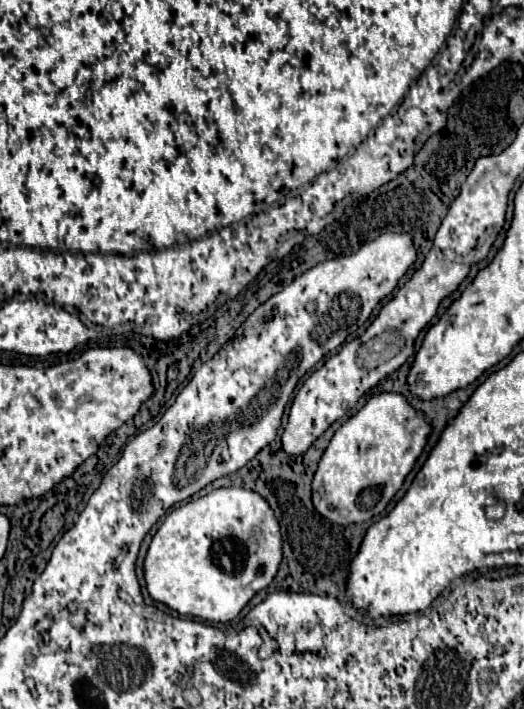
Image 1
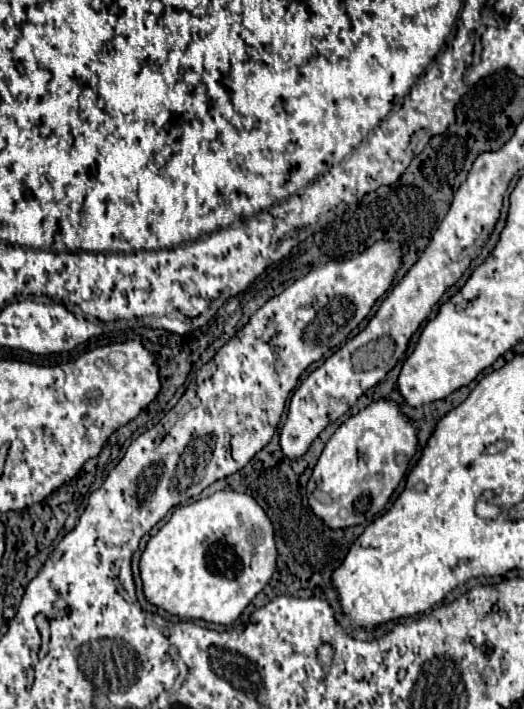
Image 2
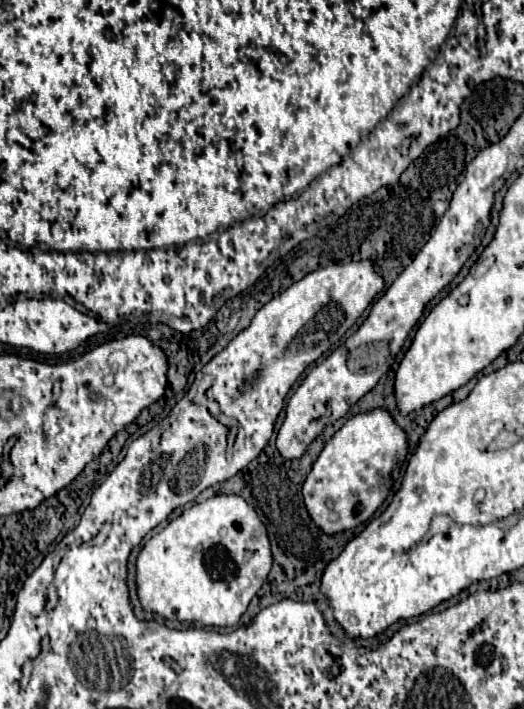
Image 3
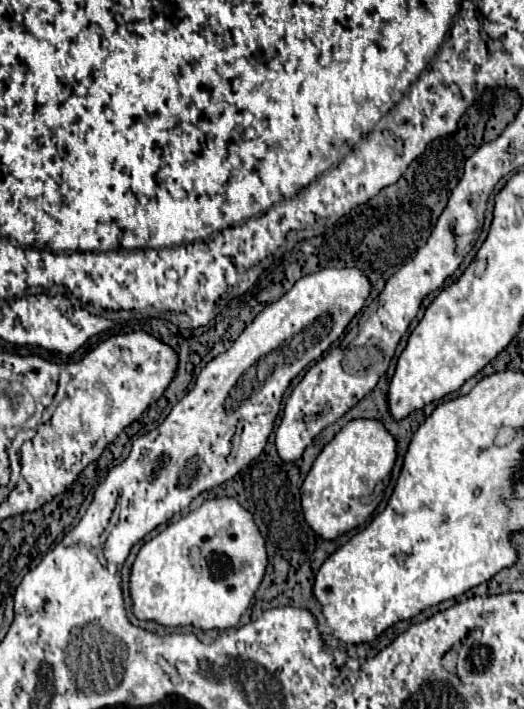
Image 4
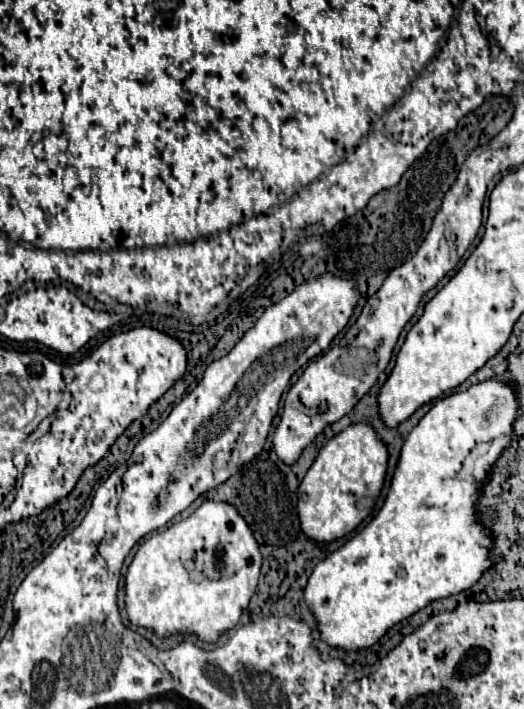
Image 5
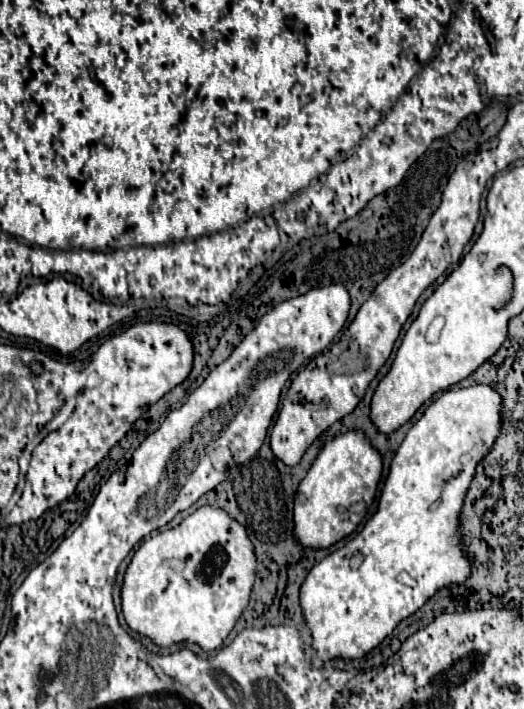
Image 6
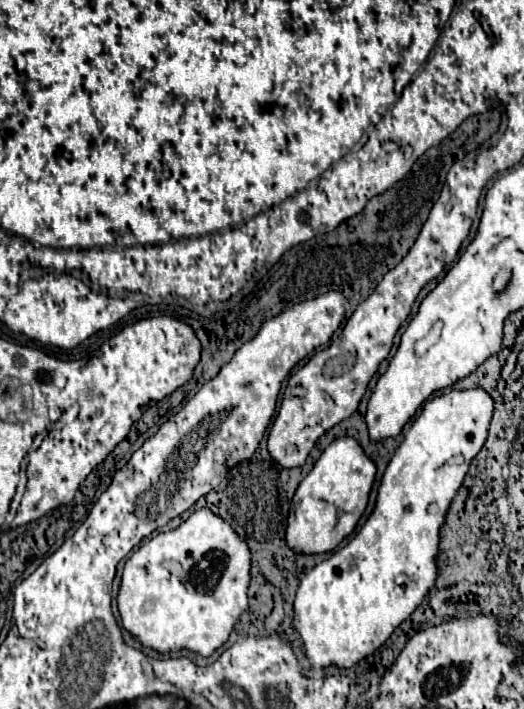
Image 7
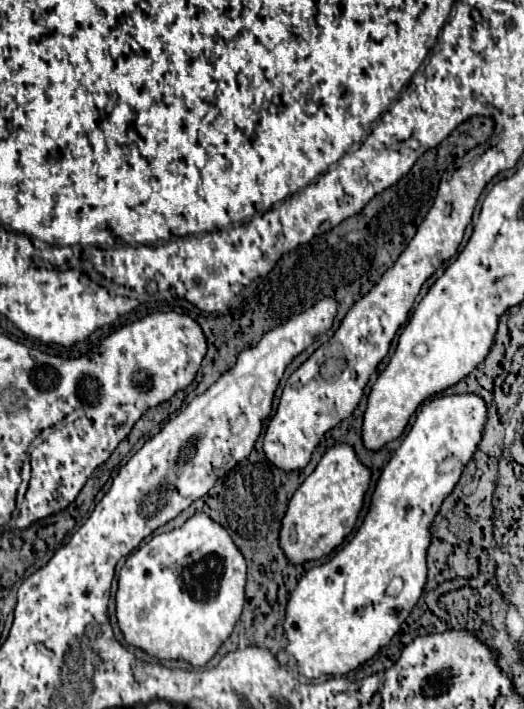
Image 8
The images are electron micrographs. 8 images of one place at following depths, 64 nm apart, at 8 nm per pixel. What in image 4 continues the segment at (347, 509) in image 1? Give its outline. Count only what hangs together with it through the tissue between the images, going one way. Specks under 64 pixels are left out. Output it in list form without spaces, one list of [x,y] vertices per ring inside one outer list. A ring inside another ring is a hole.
[[[378,420],[348,422],[318,454],[302,488],[306,524],[324,540],[334,540],[364,524],[384,496],[396,460],[396,440]]]

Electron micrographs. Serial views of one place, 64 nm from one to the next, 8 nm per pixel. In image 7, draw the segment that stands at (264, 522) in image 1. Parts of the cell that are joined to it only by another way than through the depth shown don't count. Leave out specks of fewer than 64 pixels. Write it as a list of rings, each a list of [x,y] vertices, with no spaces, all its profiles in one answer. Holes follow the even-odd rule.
[[[202,508],[184,520],[178,528],[152,536],[152,540],[144,542],[126,560],[118,590],[120,620],[134,640],[160,654],[190,650],[208,658],[228,640],[240,614],[246,610],[248,582],[250,550],[246,542],[242,542],[232,526],[226,524],[220,516]]]

